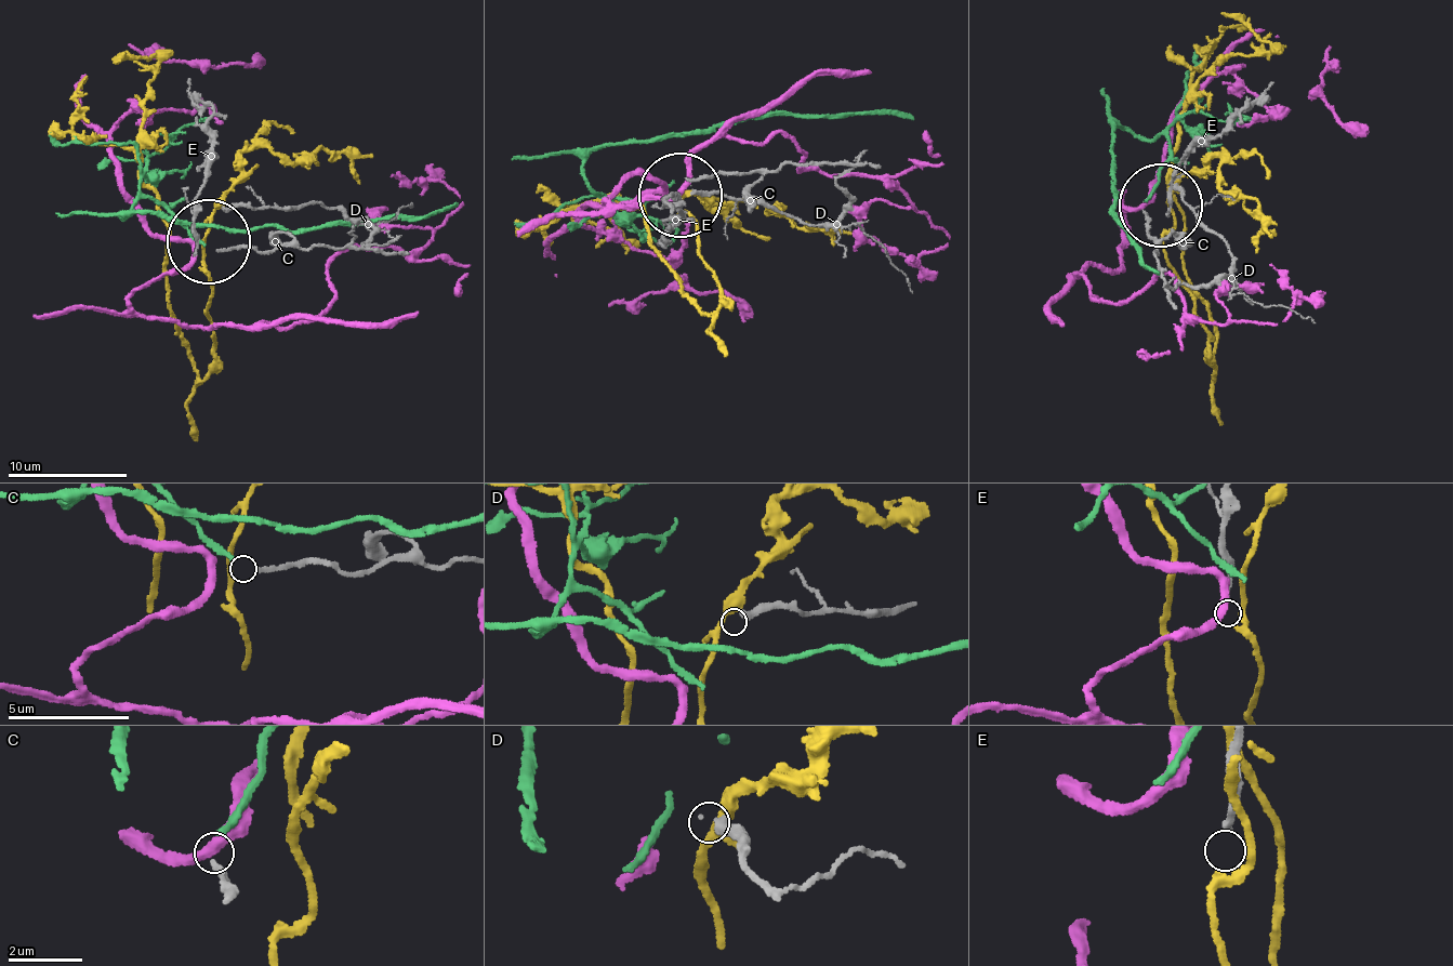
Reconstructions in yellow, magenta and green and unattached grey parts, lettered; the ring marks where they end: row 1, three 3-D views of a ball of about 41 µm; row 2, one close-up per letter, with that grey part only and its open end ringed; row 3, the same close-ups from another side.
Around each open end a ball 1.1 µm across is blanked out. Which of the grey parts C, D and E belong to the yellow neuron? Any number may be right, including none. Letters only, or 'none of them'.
E

